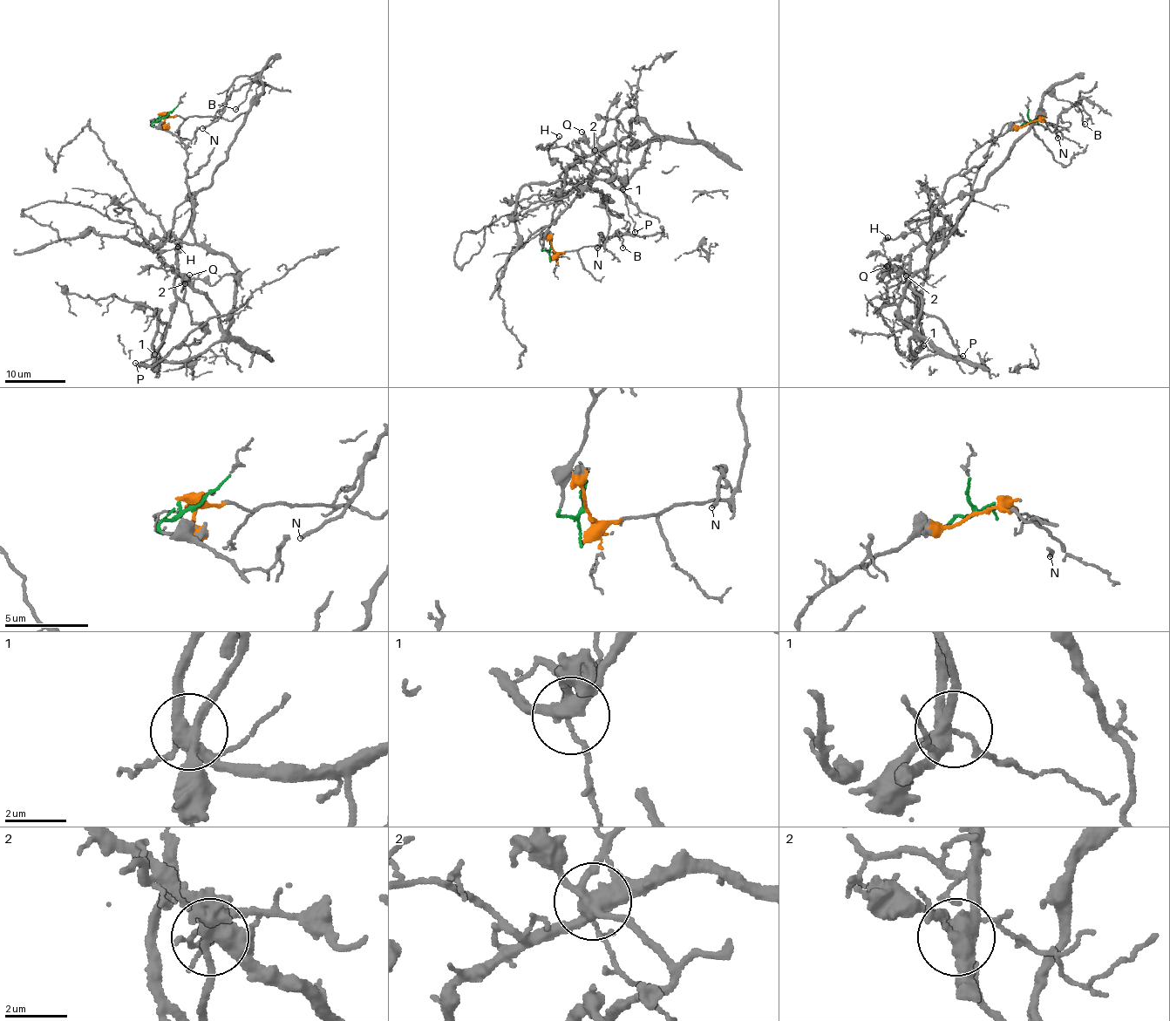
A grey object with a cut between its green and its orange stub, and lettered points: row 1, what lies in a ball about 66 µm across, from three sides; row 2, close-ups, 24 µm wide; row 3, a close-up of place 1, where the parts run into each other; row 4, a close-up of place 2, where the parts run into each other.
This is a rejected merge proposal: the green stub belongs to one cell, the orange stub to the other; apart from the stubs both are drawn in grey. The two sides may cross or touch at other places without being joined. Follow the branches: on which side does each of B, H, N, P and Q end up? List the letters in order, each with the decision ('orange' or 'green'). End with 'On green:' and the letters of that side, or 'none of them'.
B: orange
H: orange
N: orange
P: orange
Q: orange
On green: none of them

